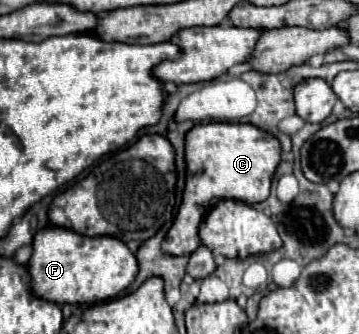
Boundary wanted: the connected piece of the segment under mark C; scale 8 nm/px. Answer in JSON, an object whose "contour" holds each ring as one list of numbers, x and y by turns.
{"contour":[[208,122,196,124,186,134,186,188,178,218,168,230,162,250,172,256,192,254,200,246,198,230,200,222,210,206,220,200,232,198,246,204,258,204,270,196,272,176,280,164,282,148,276,136,254,126,254,124,232,124,232,122]]}

